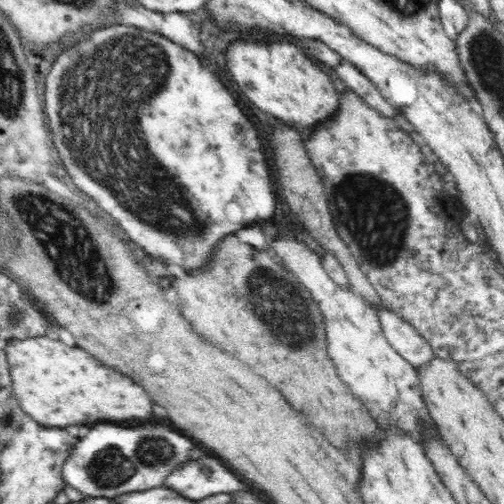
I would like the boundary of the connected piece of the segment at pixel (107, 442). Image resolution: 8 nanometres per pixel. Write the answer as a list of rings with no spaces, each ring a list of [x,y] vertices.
[[[160,422],[138,423],[138,426],[126,426],[126,424],[96,423],[90,428],[90,432],[74,444],[71,453],[64,461],[62,467],[63,481],[68,486],[76,488],[86,497],[114,498],[128,492],[142,492],[151,488],[158,488],[164,484],[169,474],[178,468],[180,464],[190,460],[190,450],[194,450],[194,442],[178,432],[174,432],[170,426]]]

